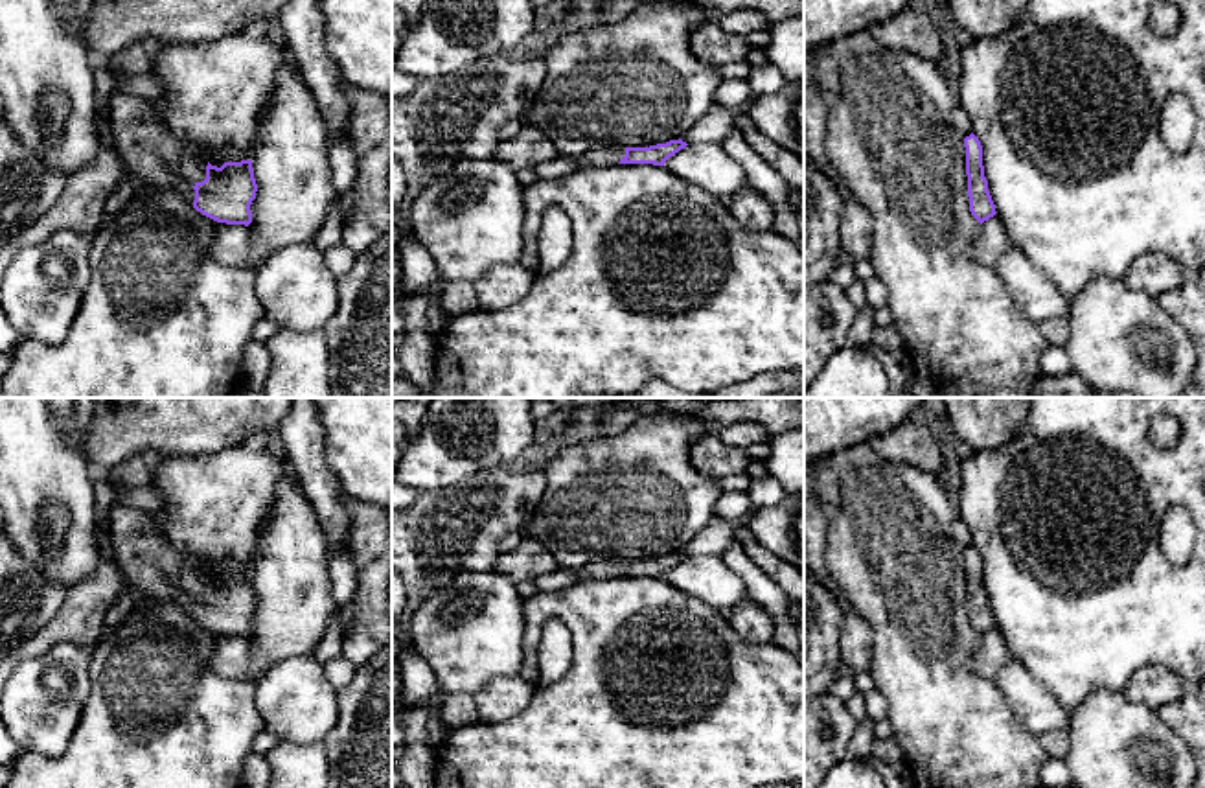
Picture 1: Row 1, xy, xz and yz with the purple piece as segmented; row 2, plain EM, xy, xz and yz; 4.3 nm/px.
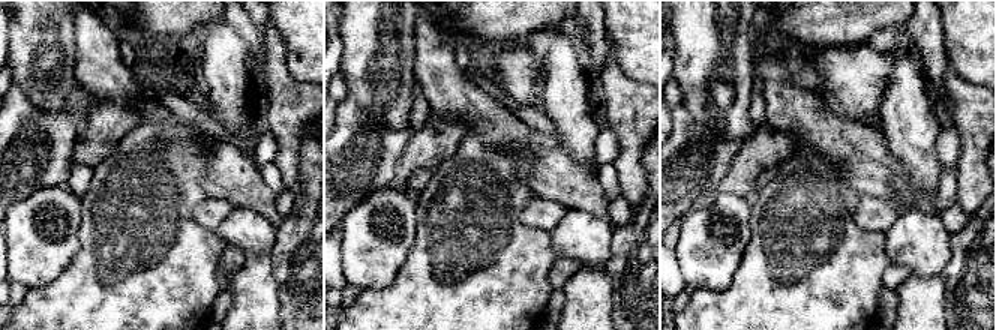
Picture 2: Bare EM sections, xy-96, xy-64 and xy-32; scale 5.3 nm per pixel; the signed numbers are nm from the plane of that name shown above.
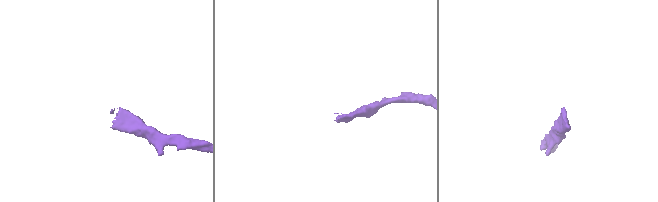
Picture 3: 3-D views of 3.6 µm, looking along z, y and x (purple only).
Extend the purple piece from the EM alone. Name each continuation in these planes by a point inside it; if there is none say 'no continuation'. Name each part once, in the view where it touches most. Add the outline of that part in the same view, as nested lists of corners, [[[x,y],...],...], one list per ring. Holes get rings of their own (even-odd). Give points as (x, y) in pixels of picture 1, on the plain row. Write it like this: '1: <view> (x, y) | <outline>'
1: xy (157, 567) | [[[114,499],[109,516],[116,563],[134,593],[193,609],[193,598],[206,591],[206,565],[164,536],[156,514],[121,506]]]

